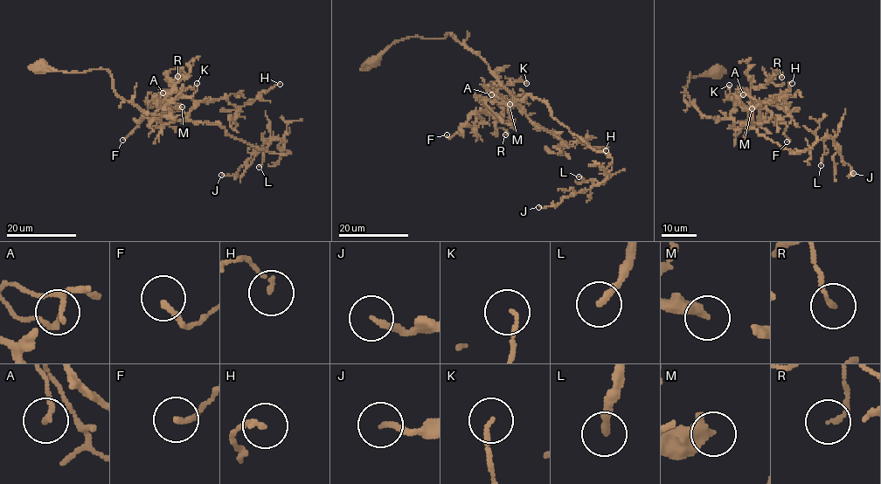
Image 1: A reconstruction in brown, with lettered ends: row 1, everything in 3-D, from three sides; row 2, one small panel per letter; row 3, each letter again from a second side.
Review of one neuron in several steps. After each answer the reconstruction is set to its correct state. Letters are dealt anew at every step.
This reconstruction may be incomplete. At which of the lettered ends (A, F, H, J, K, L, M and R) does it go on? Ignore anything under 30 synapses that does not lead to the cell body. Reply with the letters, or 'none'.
none

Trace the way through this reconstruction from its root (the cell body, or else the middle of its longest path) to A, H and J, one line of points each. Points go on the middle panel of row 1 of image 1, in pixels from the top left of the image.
A: (373, 63), (405, 38), (440, 38), (450, 33), (486, 62), (523, 110), (498, 99), (490, 88), (491, 94)
H: (373, 63), (405, 38), (450, 33), (486, 62), (536, 125), (567, 145), (586, 142), (606, 150)
J: (373, 63), (405, 38), (450, 33), (515, 98), (541, 99), (612, 159), (601, 183), (538, 207)

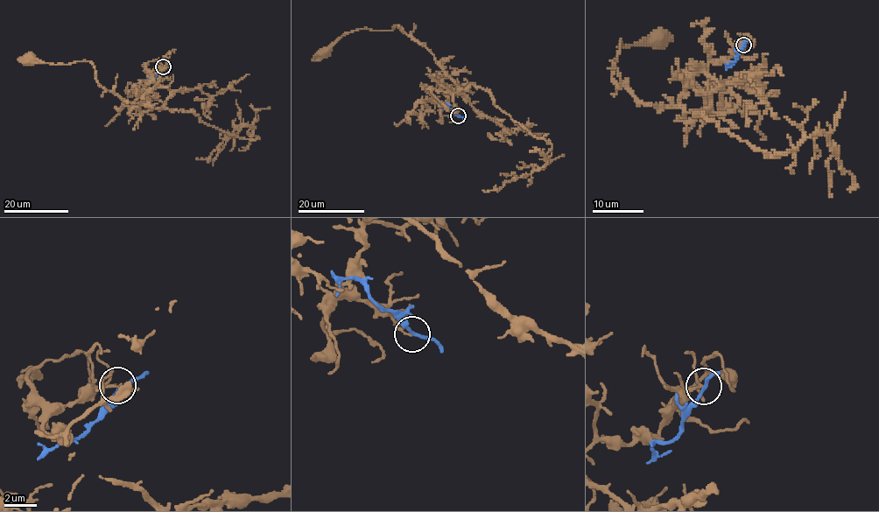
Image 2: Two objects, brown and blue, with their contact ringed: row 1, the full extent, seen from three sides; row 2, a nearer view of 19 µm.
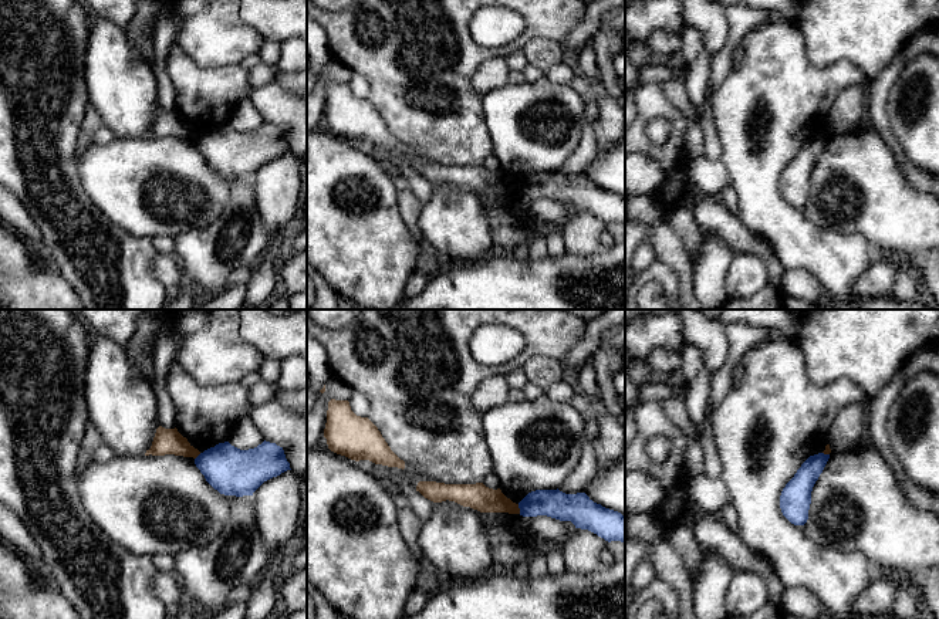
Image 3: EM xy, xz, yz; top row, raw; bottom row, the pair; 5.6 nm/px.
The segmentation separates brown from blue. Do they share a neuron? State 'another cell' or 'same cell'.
another cell

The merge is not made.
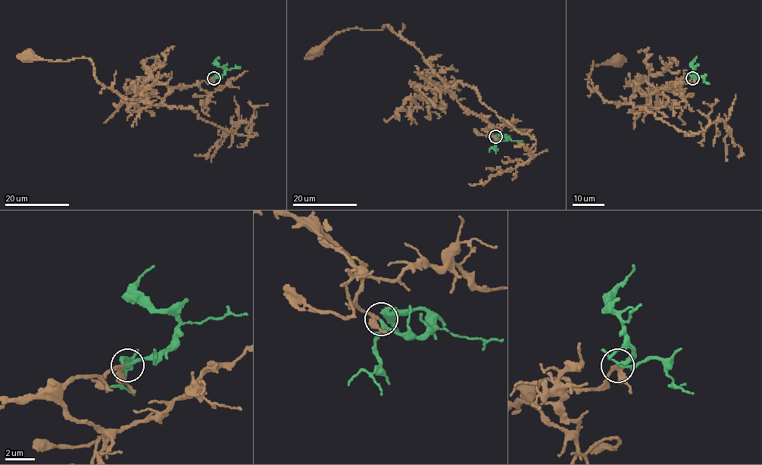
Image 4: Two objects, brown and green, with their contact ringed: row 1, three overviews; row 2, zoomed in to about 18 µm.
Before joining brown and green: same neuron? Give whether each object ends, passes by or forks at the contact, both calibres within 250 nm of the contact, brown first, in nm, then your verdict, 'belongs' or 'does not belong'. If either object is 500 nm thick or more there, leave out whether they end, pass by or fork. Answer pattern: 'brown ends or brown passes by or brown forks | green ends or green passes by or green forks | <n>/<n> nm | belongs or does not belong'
brown passes by | green passes by | 240/180 nm | belongs

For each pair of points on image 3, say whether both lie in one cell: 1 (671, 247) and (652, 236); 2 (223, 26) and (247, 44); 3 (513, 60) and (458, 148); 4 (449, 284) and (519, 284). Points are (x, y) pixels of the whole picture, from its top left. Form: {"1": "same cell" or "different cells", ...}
{"1": "same cell", "2": "same cell", "3": "different cells", "4": "same cell"}

